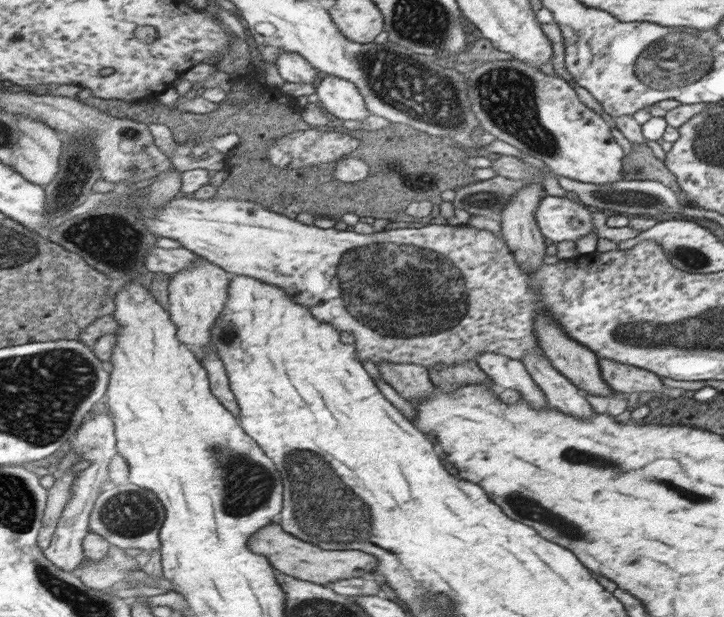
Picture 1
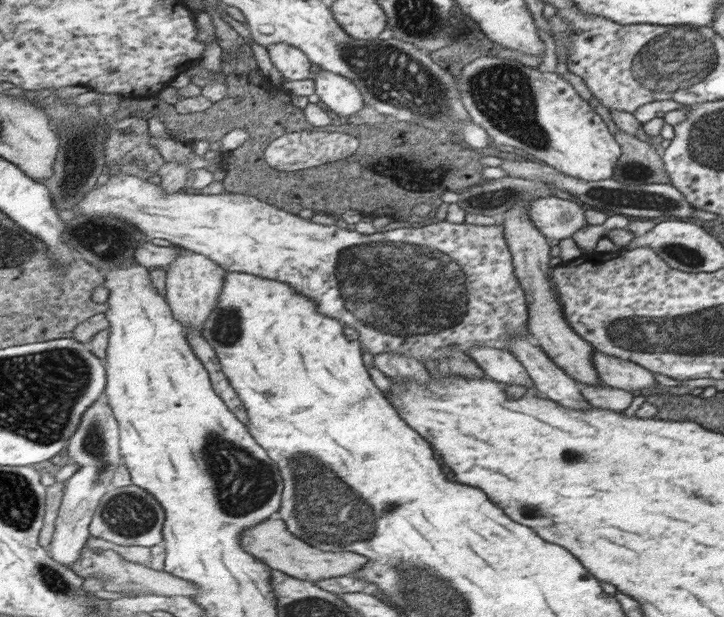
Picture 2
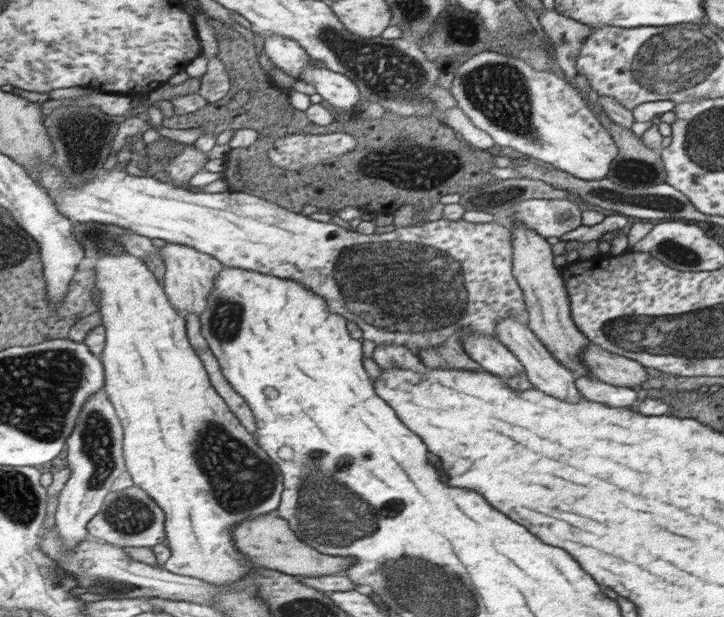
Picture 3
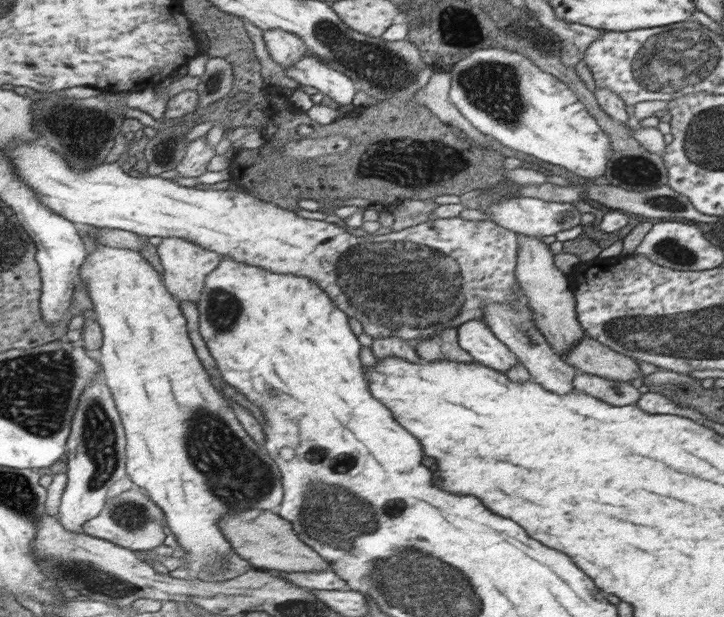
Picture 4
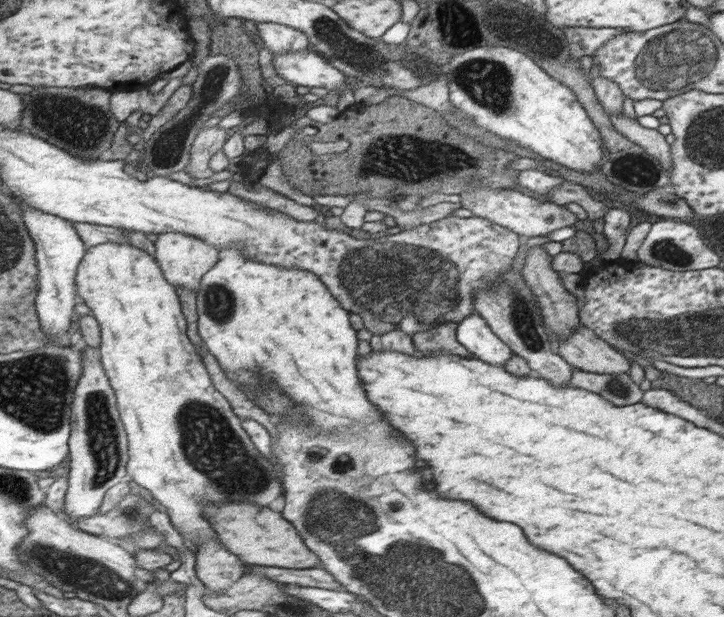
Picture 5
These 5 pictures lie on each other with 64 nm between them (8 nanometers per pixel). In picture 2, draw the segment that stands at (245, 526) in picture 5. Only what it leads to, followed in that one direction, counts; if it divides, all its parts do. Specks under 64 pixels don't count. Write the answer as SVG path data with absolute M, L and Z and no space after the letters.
M278 517L270 518L250 530L246 530L243 533L243 544L248 552L251 552L254 556L263 560L270 566L272 570L284 571L286 574L307 581L324 580L327 578L334 578L339 576L353 575L368 562L368 559L356 552L330 552L324 551L321 548L304 542L304 540L296 537L296 535L290 532L286 520L281 520Z

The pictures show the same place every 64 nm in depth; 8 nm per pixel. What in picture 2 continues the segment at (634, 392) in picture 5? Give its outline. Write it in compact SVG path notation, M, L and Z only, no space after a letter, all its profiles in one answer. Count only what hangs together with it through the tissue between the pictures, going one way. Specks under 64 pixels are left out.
M582 384L582 393L585 394L586 401L594 408L602 410L612 410L612 412L623 413L630 407L634 396L626 390L611 388L607 385L586 386Z

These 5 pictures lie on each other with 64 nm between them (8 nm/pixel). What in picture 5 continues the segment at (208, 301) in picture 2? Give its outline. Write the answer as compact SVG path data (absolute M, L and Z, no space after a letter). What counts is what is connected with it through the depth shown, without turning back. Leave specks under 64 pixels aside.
M167 232L161 234L156 241L156 248L157 260L165 270L168 280L174 283L178 290L184 287L197 293L200 292L204 276L221 261L221 250L216 245L190 233Z

